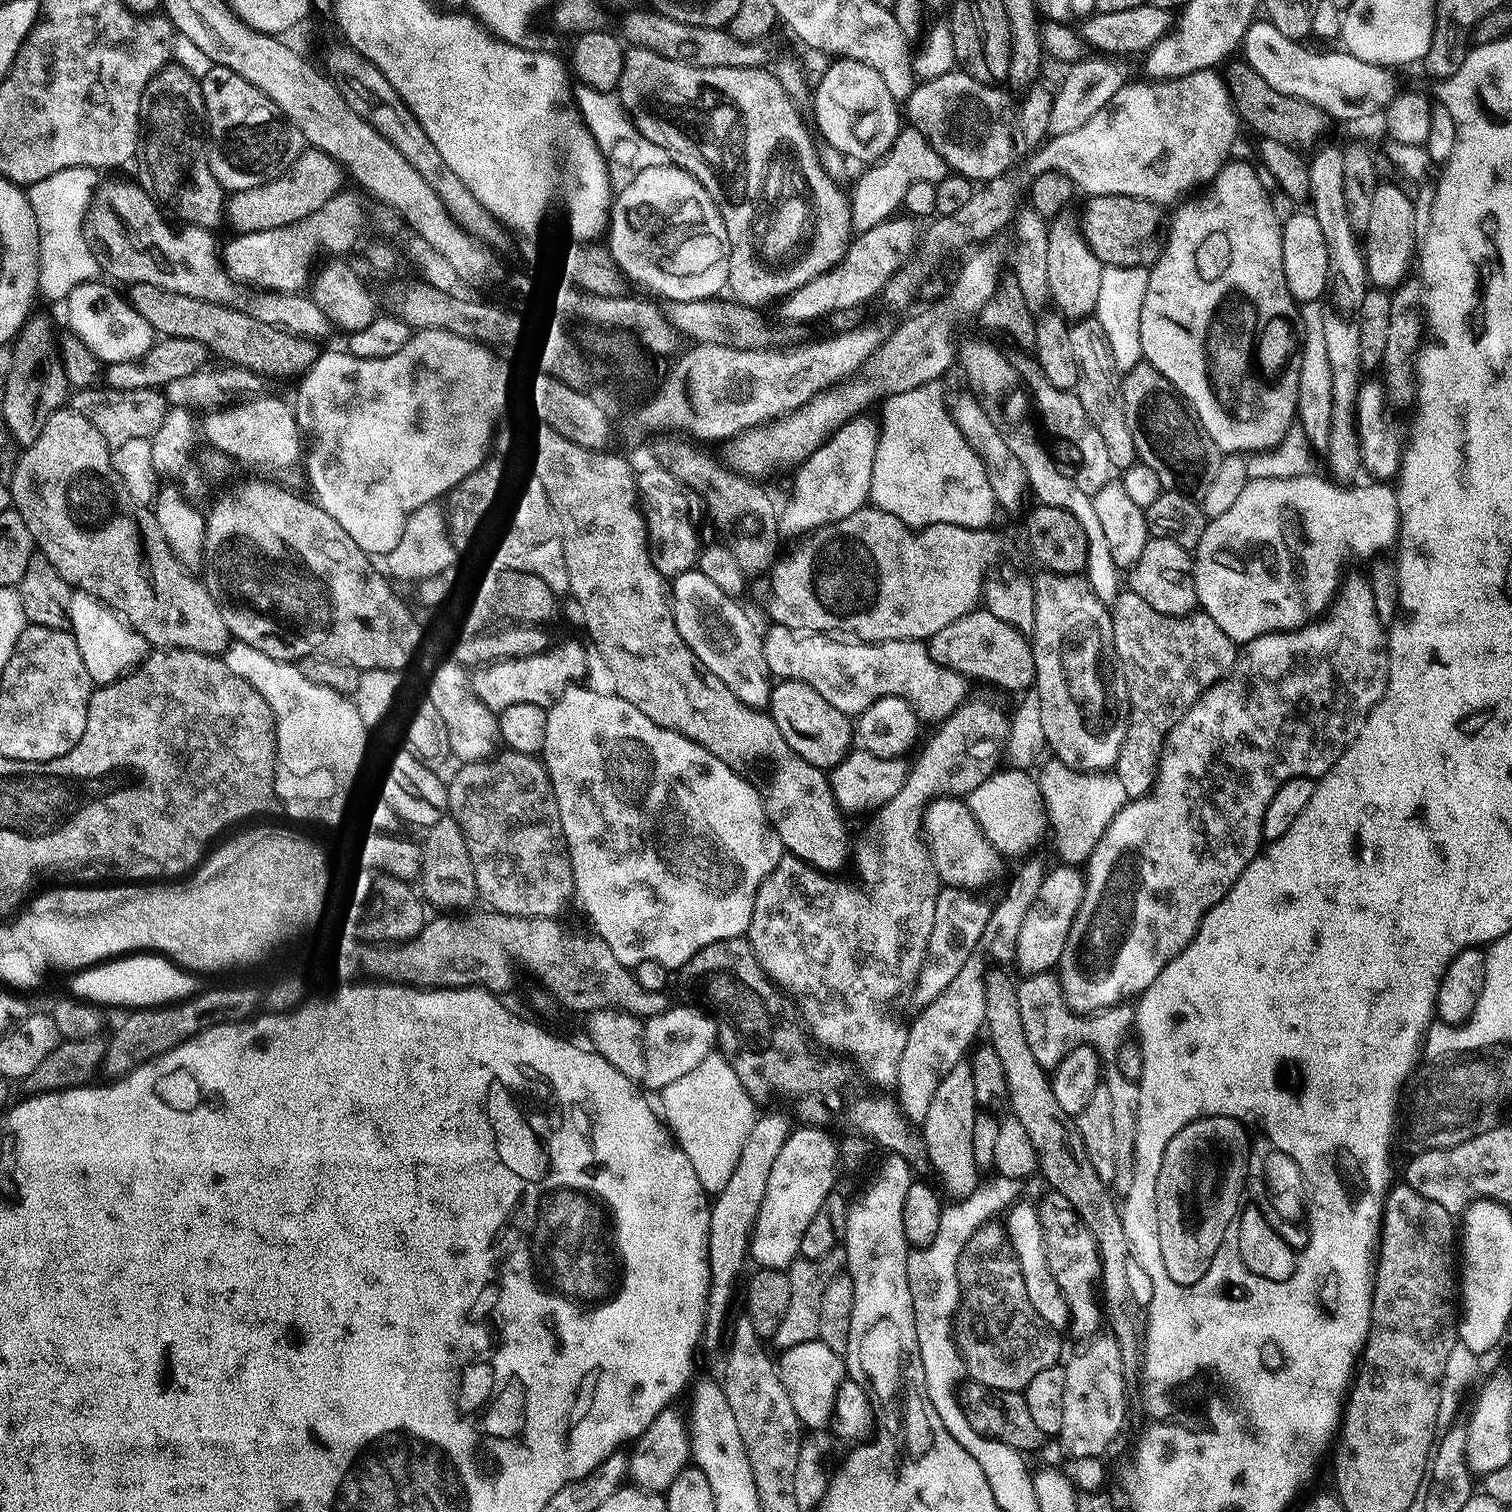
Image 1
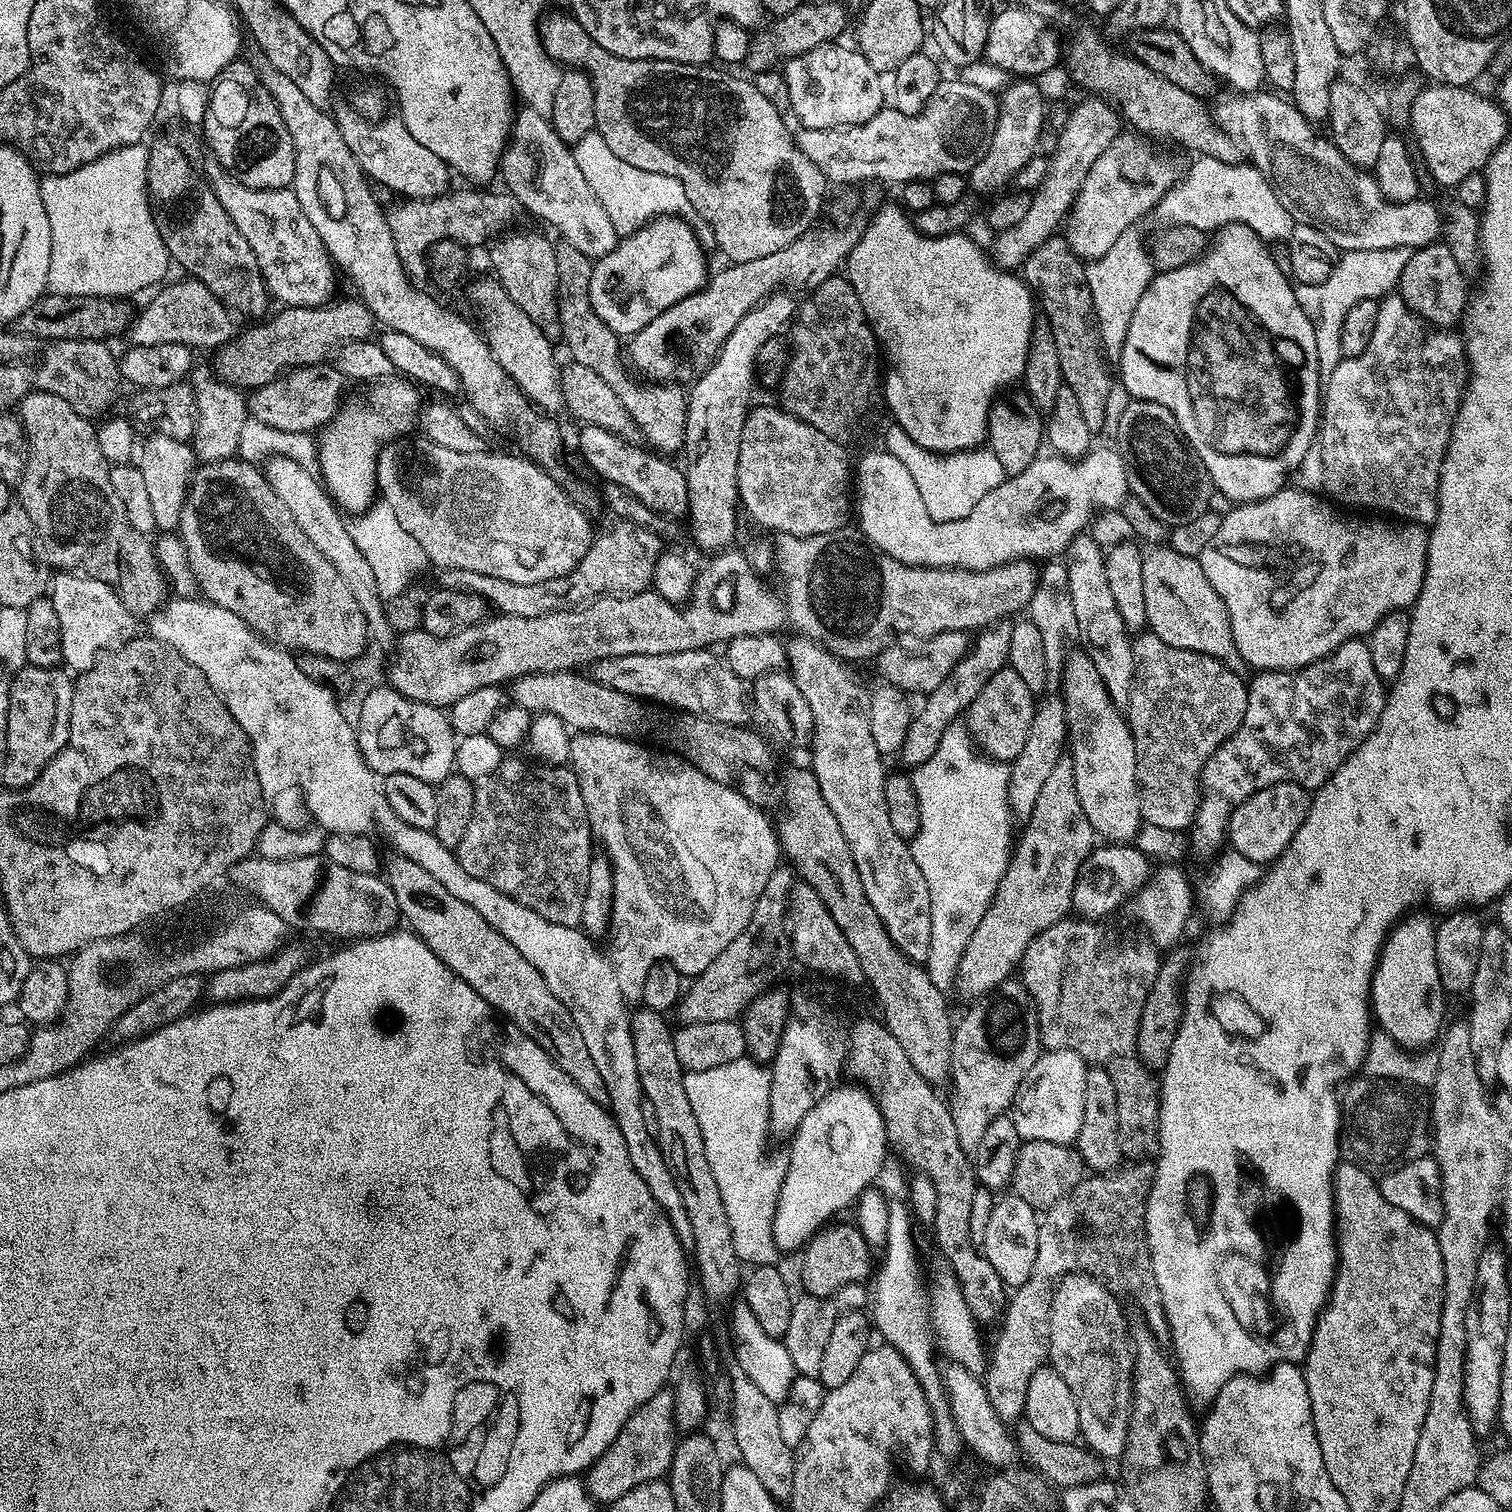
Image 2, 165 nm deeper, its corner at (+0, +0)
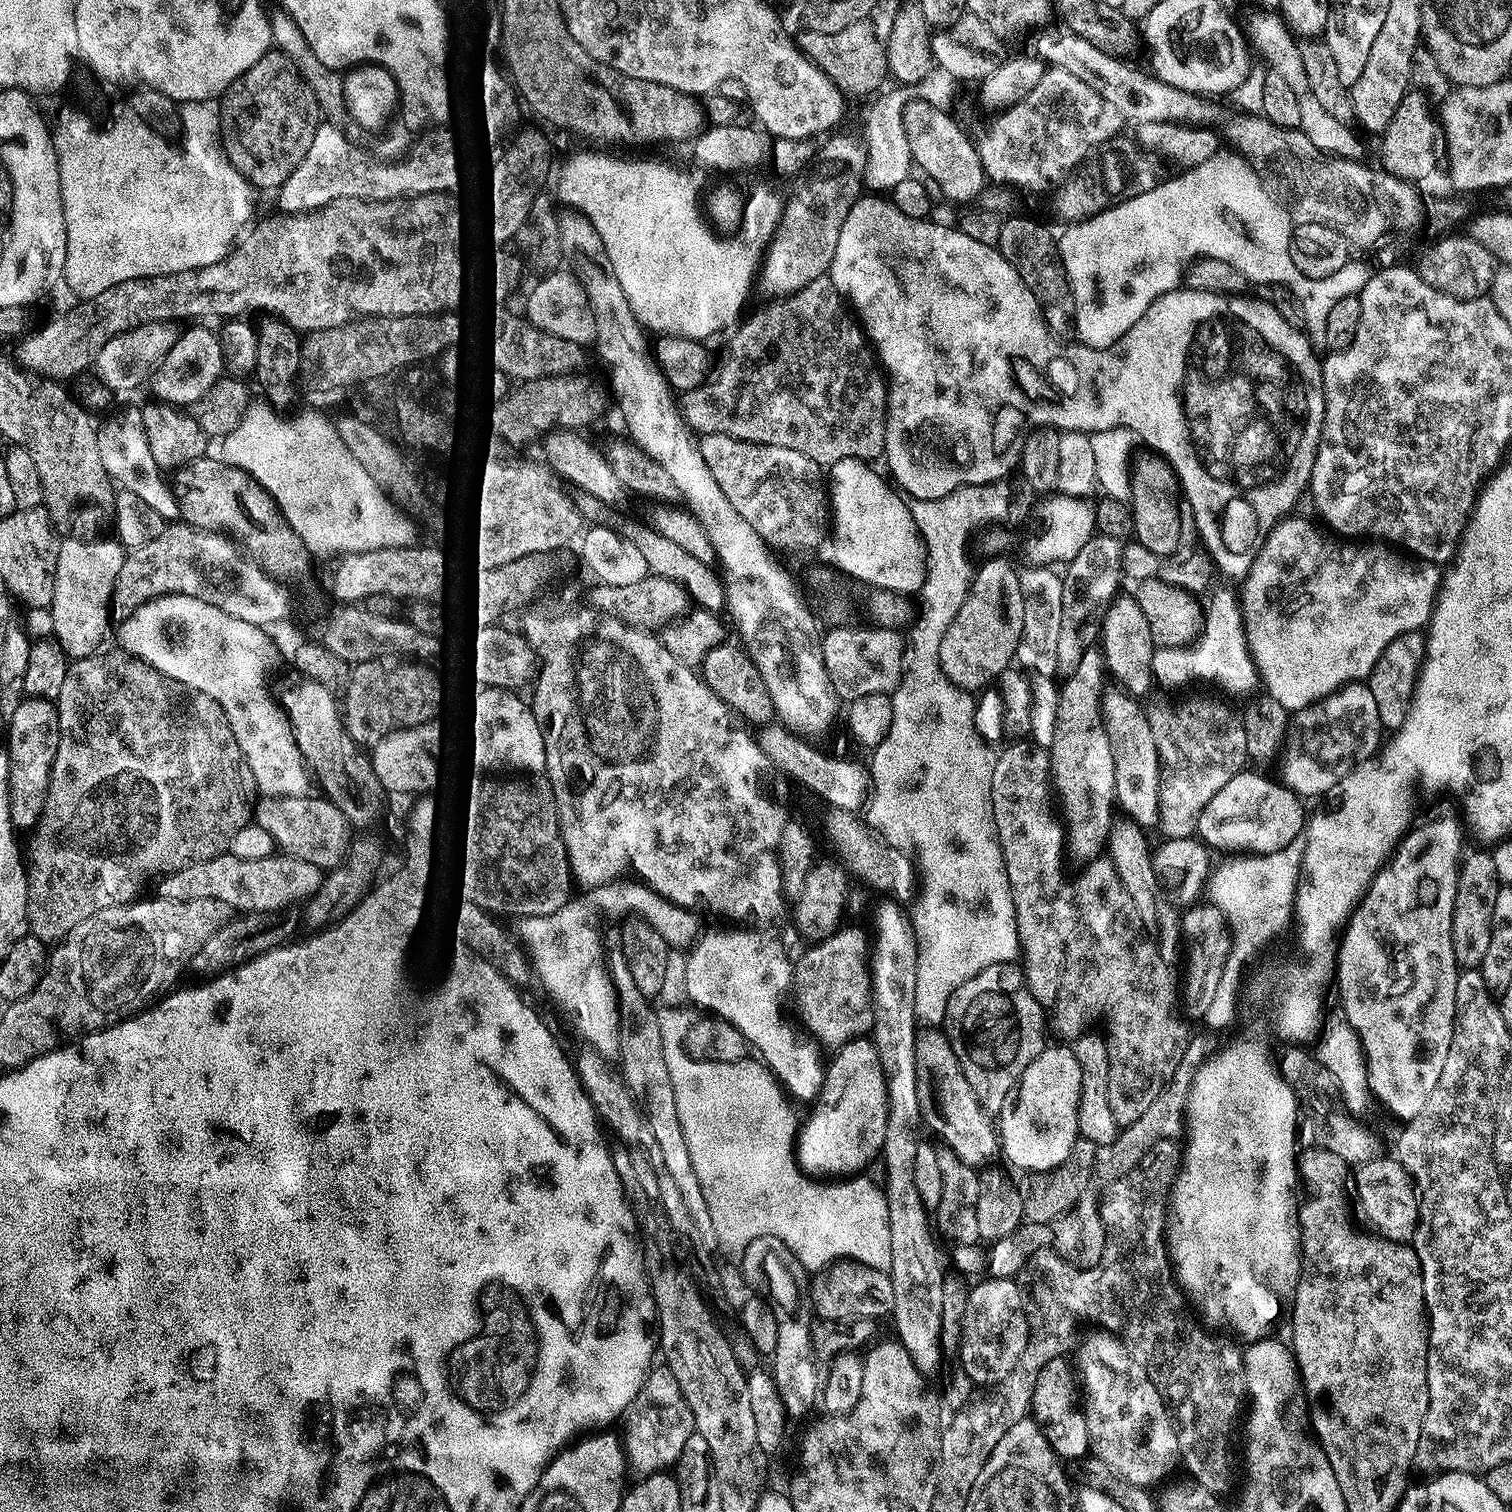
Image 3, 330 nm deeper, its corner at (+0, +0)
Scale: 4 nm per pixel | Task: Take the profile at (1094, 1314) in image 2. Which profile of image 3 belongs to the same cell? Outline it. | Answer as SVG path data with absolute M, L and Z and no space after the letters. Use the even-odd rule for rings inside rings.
M1092 1336L1080 1342L1074 1348L1074 1371L1082 1393L1091 1455L1106 1462L1118 1478L1151 1489L1151 1484L1160 1480L1159 1472L1178 1460L1176 1430L1168 1406L1122 1340Z

